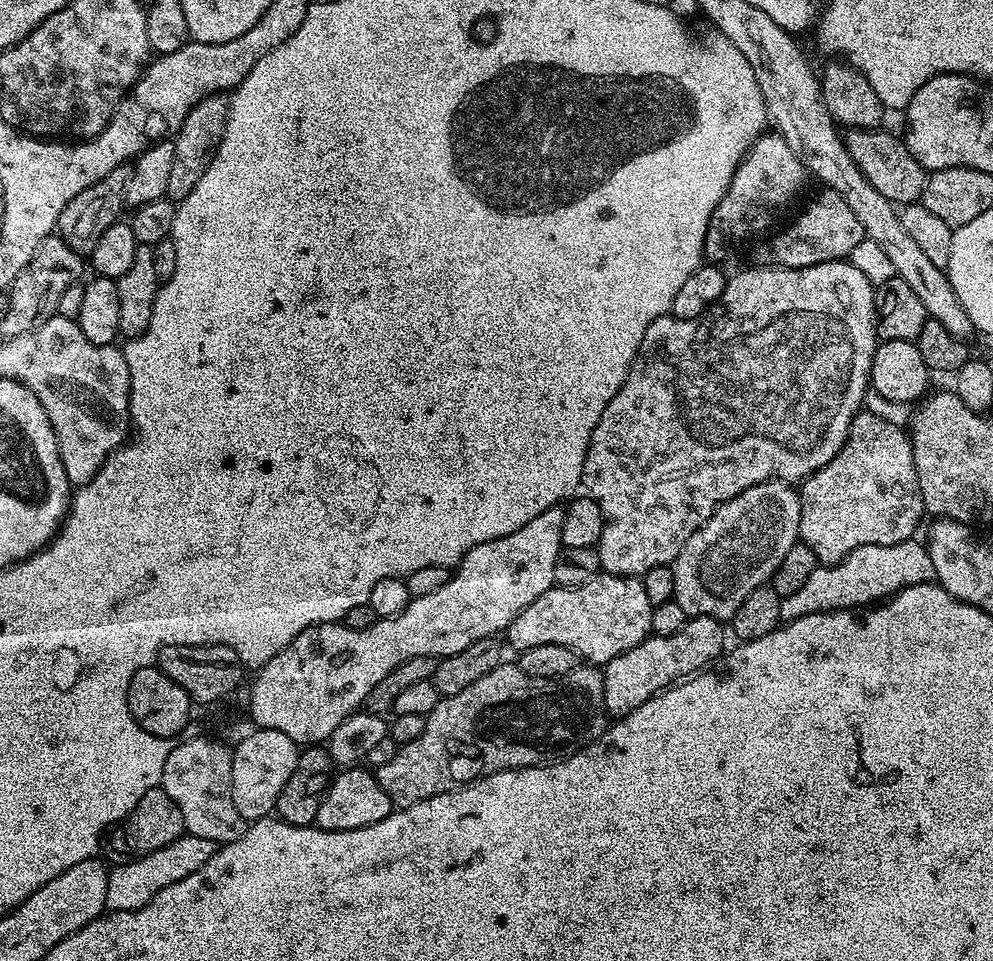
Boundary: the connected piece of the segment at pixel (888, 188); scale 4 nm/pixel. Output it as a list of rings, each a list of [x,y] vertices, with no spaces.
[[[849,129],[845,133],[845,144],[850,156],[854,158],[855,164],[867,181],[870,182],[878,194],[897,206],[907,206],[917,203],[924,194],[925,182],[928,177],[927,169],[909,152],[903,139],[885,129]]]

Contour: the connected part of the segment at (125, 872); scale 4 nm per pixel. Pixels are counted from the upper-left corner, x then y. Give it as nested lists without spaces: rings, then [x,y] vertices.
[[[185,834],[170,842],[170,846],[162,846],[162,850],[145,852],[132,858],[136,860],[128,860],[125,864],[118,865],[116,869],[113,867],[106,882],[105,909],[108,912],[133,912],[146,906],[146,902],[150,902],[150,898],[158,894],[158,890],[166,890],[166,886],[182,882],[186,874],[202,870],[202,866],[206,866],[206,862],[210,862],[210,858],[216,853],[217,847],[217,844],[210,842],[210,838]]]

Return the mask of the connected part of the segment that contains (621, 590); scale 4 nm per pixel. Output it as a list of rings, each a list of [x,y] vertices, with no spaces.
[[[601,574],[586,582],[586,586],[554,586],[546,590],[542,598],[534,598],[534,602],[510,622],[506,629],[507,643],[512,643],[517,653],[530,650],[530,646],[566,646],[581,661],[603,666],[610,662],[610,658],[618,658],[618,654],[638,646],[638,642],[649,636],[653,607],[650,598],[646,598],[643,579]]]

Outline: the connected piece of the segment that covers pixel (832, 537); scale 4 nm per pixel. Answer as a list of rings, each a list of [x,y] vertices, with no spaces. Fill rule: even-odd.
[[[867,410],[856,413],[848,431],[846,442],[826,466],[822,466],[799,485],[800,535],[799,543],[814,550],[821,565],[842,564],[855,548],[879,550],[882,546],[894,546],[913,539],[920,519],[926,516],[924,499],[918,486],[918,474],[914,466],[912,441],[909,433],[899,424],[875,416]]]

